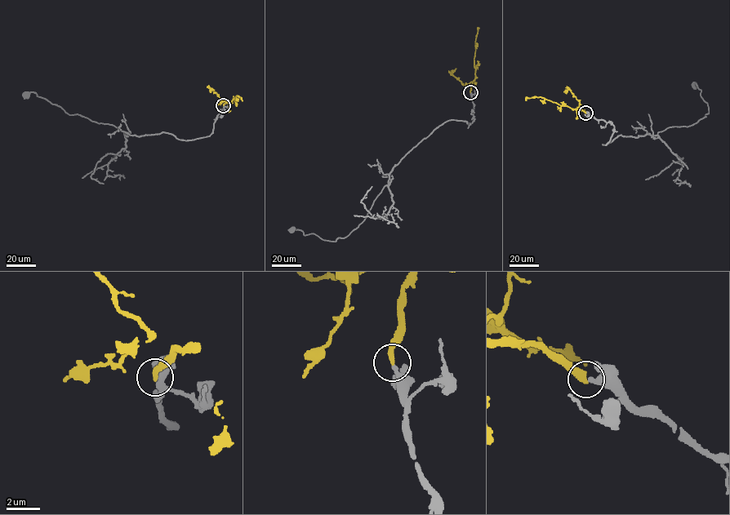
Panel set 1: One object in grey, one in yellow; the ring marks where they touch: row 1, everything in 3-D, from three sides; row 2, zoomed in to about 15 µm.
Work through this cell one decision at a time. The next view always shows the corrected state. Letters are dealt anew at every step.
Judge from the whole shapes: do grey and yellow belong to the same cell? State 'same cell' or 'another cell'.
same cell

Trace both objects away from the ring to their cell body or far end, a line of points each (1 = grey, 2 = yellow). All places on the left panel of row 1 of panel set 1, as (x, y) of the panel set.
1: (223, 104), (209, 135), (187, 140), (162, 132), (132, 135), (113, 125), (69, 115), (35, 92), (26, 95)
2: (223, 105), (237, 95), (242, 100)

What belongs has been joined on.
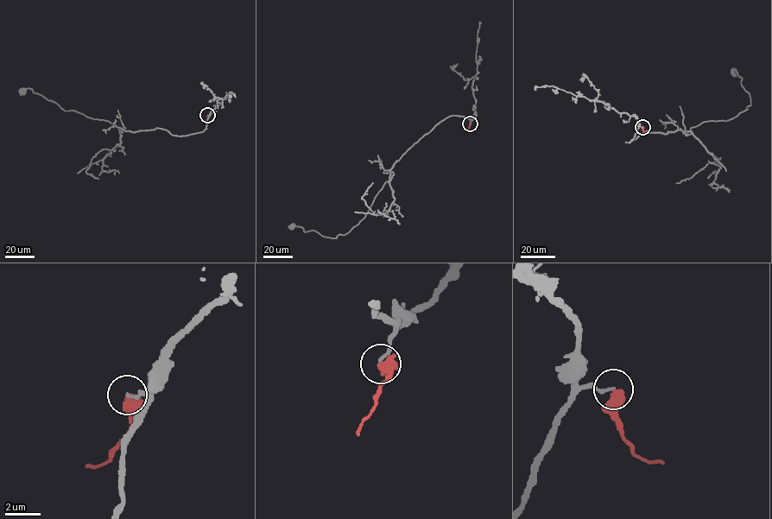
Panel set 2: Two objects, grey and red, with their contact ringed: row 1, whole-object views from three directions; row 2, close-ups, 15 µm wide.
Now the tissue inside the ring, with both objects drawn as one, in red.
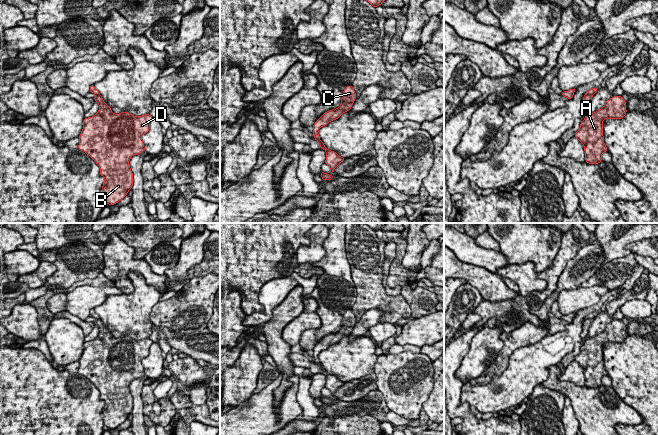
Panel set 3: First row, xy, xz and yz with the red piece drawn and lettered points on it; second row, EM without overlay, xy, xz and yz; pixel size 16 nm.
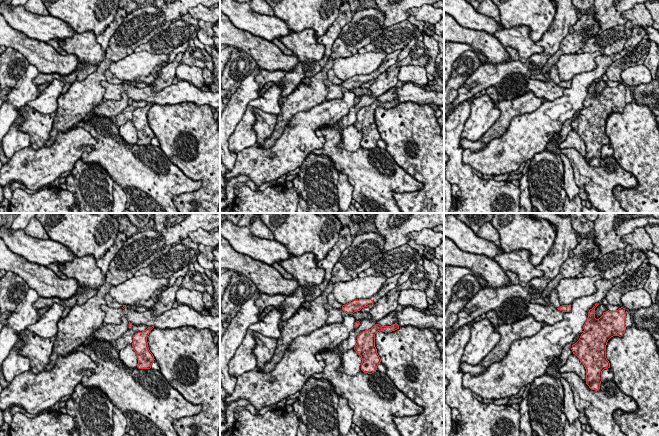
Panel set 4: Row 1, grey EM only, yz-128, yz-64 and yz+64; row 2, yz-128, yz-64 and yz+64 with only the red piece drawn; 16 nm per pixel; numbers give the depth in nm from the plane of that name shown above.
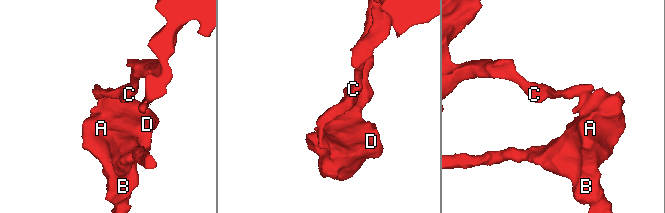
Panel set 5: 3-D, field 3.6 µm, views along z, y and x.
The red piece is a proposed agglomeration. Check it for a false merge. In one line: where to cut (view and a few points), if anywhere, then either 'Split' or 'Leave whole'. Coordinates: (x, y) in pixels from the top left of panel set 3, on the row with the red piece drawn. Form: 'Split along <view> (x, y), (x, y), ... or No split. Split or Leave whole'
Split along yz (585, 94), (592, 95). Split

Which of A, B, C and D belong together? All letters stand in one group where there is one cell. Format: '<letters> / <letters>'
A B D / C

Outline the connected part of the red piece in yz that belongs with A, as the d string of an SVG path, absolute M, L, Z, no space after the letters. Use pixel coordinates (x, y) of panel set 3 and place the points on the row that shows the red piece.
M593 95L583 97L581 114L585 114L580 129L574 136L584 145L585 161L589 164L598 164L602 161L602 153L608 151L603 136L604 119L622 119L626 113L626 102L622 96L614 96L606 101L605 105L594 113L588 113L588 106Z

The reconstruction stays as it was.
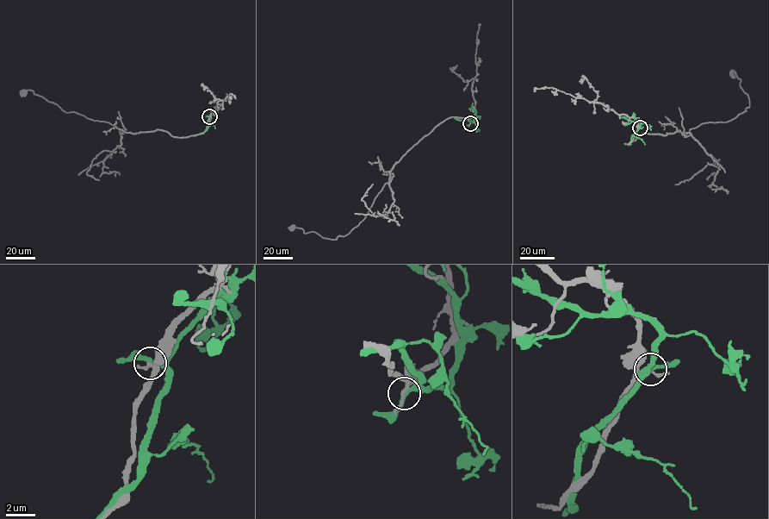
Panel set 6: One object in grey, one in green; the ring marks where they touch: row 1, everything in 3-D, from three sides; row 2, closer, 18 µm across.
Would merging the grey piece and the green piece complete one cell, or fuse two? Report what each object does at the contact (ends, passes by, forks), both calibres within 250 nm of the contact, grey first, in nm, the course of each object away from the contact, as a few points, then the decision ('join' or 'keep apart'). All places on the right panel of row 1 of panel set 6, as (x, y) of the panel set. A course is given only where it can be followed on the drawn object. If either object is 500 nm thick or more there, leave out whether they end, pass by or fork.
grey passes by; green passes by; calibres 200 and 280 nm; course grey (640, 128), (624, 143), (646, 132), (688, 132), (701, 123), (731, 121), (749, 105), (741, 79), (731, 73); course green (640, 128), (630, 143), (626, 144); keep apart

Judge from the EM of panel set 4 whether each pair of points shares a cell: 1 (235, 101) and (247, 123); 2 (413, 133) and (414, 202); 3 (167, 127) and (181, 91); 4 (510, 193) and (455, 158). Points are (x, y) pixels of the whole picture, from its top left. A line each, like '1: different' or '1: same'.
1: different
2: same
3: different
4: same

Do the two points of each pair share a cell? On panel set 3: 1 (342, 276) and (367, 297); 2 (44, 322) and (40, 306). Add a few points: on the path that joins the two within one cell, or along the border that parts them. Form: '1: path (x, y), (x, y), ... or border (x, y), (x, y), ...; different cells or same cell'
1: border (349, 264), (356, 290), (356, 301), (351, 308); different cells
2: path (44, 318), (42, 310); same cell

